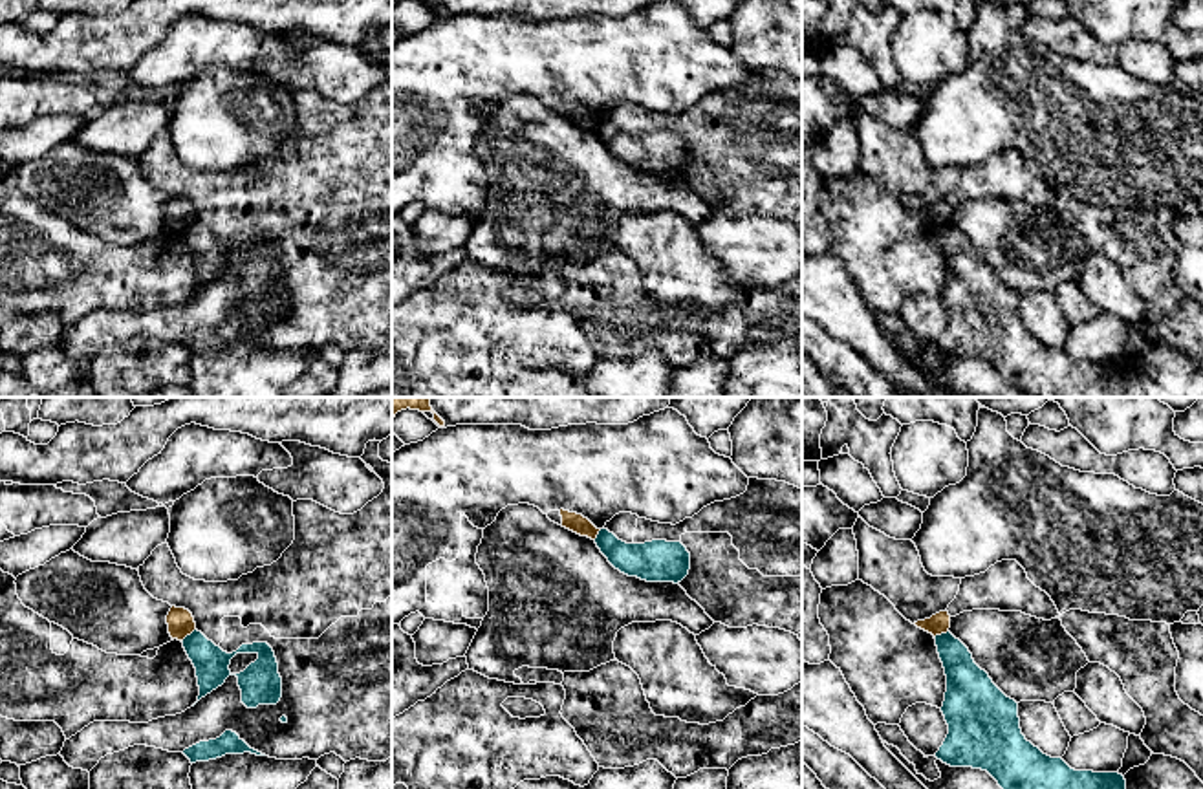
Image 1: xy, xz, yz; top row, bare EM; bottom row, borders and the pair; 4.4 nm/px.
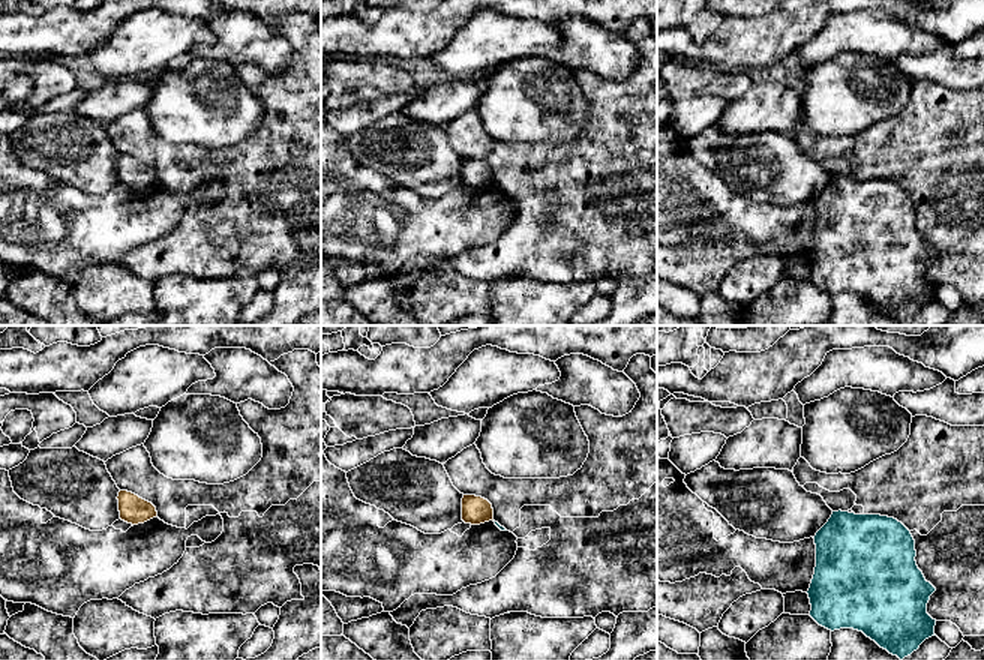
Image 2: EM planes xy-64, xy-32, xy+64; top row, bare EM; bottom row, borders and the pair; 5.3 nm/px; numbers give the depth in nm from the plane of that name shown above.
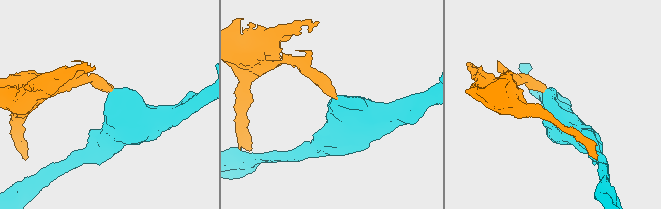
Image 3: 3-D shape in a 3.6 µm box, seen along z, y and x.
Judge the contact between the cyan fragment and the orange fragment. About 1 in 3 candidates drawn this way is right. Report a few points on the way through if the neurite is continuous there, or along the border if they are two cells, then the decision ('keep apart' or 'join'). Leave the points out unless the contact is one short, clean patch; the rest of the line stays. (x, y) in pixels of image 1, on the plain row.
border along xy (195, 218), (182, 231); keep apart

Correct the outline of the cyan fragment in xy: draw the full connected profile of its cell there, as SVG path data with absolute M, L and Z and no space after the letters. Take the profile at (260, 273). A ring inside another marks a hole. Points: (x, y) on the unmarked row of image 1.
M198 220L187 225L181 232L196 258L200 276L198 291L222 276L229 265L238 267L242 293L247 298L276 295L280 291L282 267L278 264L275 242L267 232L242 234L236 242L227 243ZM236 243L256 243L258 249L244 262L233 264L229 254Z

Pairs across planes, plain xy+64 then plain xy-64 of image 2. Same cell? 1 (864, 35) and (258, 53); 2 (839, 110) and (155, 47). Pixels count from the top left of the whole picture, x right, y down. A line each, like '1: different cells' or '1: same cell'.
1: different cells
2: different cells

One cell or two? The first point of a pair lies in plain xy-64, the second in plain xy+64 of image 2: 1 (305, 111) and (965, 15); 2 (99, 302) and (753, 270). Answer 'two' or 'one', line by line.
1: two
2: two

